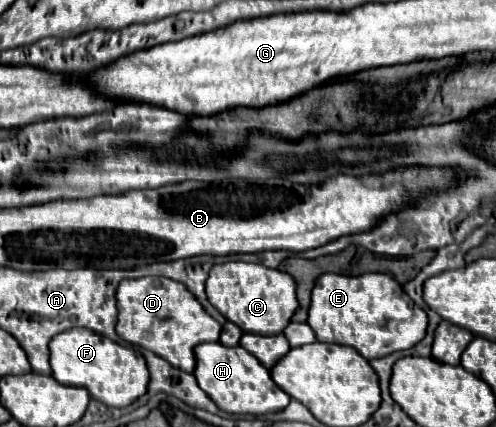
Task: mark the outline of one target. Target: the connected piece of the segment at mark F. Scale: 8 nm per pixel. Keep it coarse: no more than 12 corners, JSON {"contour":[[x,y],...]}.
{"contour":[[82,327],[50,343],[52,375],[108,407],[148,391],[144,357]]}

